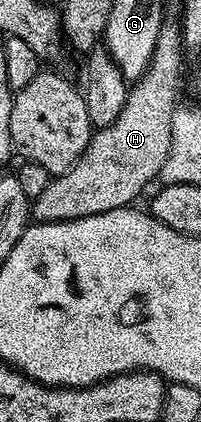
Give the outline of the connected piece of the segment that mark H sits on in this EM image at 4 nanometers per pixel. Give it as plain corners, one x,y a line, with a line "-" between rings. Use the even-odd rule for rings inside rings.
165,17
158,32
157,46
154,48
149,66
134,85
129,89
126,104
122,104
122,112
118,112
118,120
109,126
101,126
93,133
86,144
86,152
64,174
57,174
42,188
42,192
31,203
30,214
36,222
65,222
78,220
82,216
98,216
98,212
114,212
123,206
132,206
135,198
153,181
159,179
162,164
166,164
166,156
170,156
170,140
172,139
172,121
178,109
176,97
180,94
180,68
184,58
182,51
183,35
180,23
174,17

